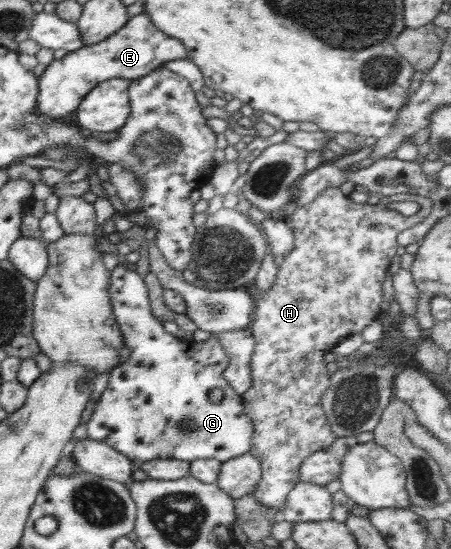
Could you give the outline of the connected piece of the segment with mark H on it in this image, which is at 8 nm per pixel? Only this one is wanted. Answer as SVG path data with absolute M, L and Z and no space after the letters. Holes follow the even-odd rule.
M330 187L324 189L321 195L317 196L309 205L300 207L295 210L286 222L288 226L294 230L294 248L289 252L289 255L284 256L284 261L278 267L279 271L276 275L273 286L266 292L258 291L258 295L253 298L254 309L251 317L251 324L249 328L253 333L255 341L255 353L251 357L251 373L252 384L251 387L242 395L242 400L245 407L245 415L251 419L254 432L251 440L251 449L248 451L255 459L258 459L261 464L262 474L255 491L252 496L263 505L274 507L274 509L282 509L287 494L293 489L293 486L300 481L300 465L306 457L309 457L315 451L329 447L338 437L333 433L327 418L325 418L325 411L321 403L321 395L327 391L331 383L329 371L325 365L325 356L332 351L336 344L347 339L347 337L361 333L373 321L380 319L383 315L381 313L381 304L383 302L384 292L382 289L383 282L387 277L387 272L390 264L393 264L393 259L396 257L399 244L397 243L396 235L409 229L410 227L417 226L432 212L433 202L424 198L422 195L417 194L393 194L391 199L381 199L381 203L370 205L365 203L356 203L349 198L339 187ZM393 201L415 201L419 203L421 208L411 216L403 216L399 211L388 209L387 203Z

